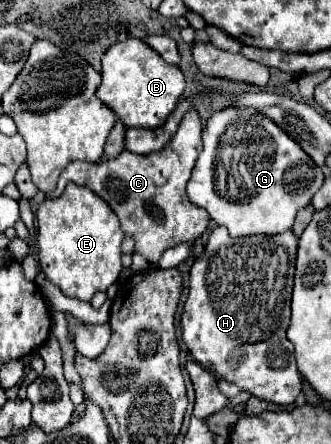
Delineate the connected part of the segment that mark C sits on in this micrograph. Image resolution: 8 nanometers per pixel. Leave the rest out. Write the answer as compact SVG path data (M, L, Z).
M188 108L170 144L166 144L168 148L152 154L134 154L124 150L118 158L102 164L70 162L58 178L58 186L53 192L46 194L46 198L59 197L68 182L76 182L94 190L118 214L124 232L136 238L136 252L140 252L148 262L158 262L164 250L182 242L192 244L198 236L206 232L210 224L210 216L202 208L190 204L186 196L186 184L198 160L198 152L202 152L200 134L200 116L196 108Z

